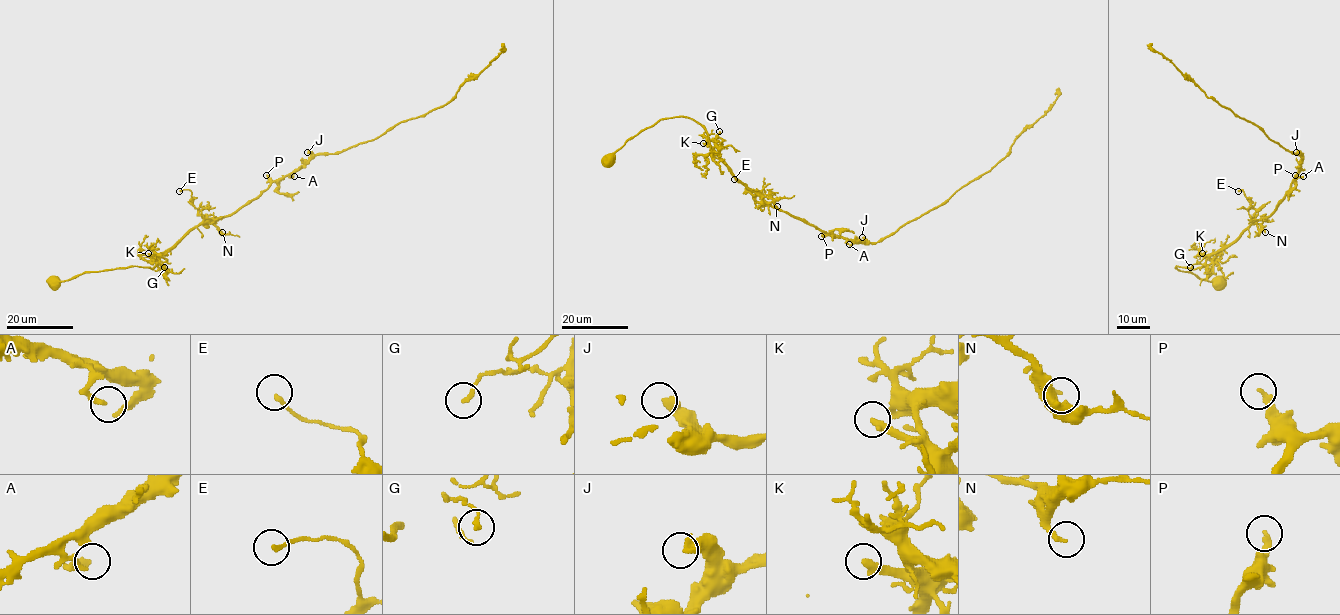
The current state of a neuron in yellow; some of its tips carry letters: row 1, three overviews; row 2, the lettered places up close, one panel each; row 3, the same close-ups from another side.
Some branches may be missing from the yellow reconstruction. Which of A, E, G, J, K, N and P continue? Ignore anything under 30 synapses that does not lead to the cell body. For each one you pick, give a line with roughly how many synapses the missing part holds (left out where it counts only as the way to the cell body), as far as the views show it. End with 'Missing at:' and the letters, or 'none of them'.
K: Roughly 80 synapses
Missing at: K

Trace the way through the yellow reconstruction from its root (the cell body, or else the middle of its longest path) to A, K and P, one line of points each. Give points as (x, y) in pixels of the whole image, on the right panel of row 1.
A: (1218, 282), (1175, 267), (1207, 266), (1214, 253), (1229, 246), (1252, 224), (1269, 216), (1295, 177), (1303, 176)
K: (1218, 282), (1205, 281), (1175, 267), (1207, 266), (1211, 261), (1202, 253)
P: (1218, 282), (1205, 281), (1175, 267), (1207, 266), (1214, 253), (1229, 246), (1252, 224), (1275, 210), (1295, 175)

